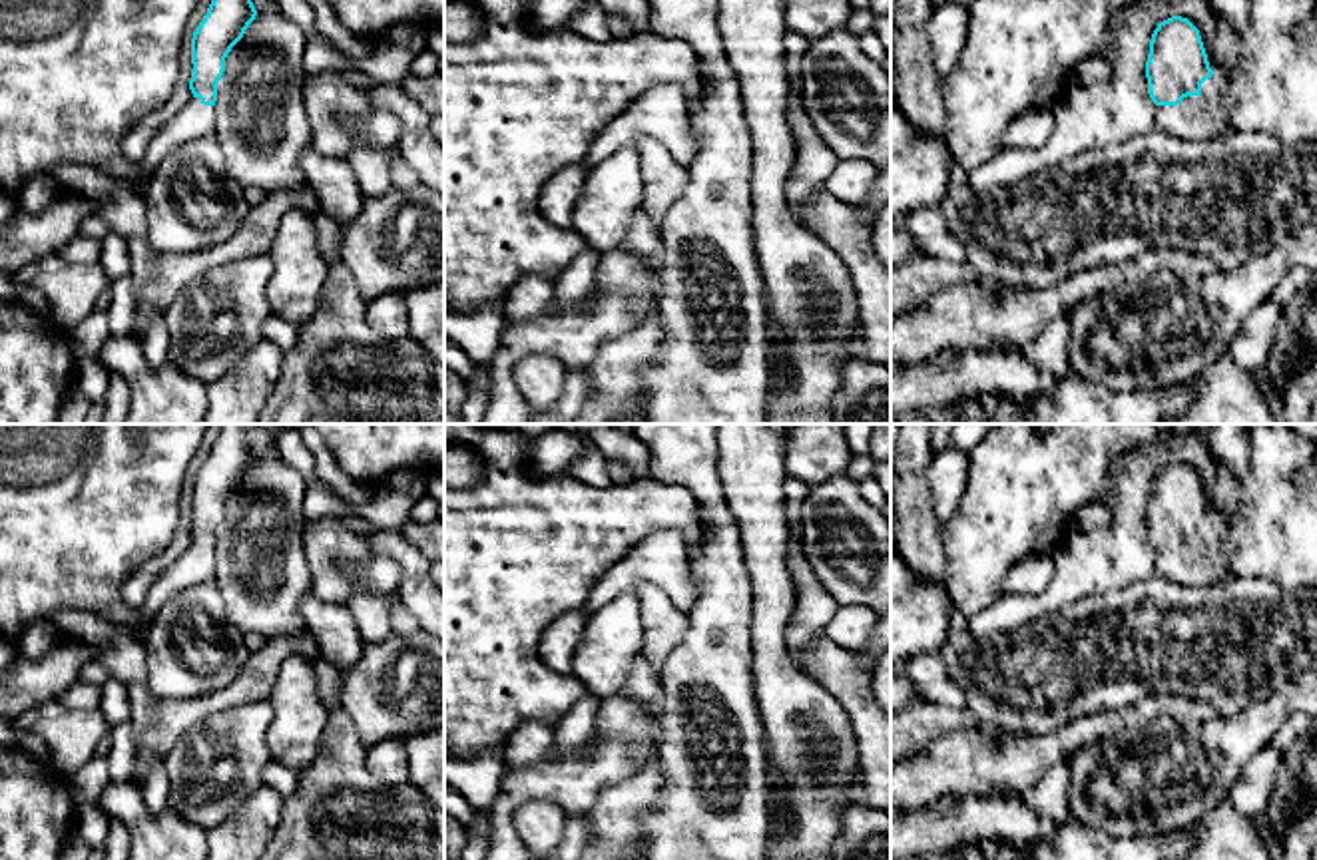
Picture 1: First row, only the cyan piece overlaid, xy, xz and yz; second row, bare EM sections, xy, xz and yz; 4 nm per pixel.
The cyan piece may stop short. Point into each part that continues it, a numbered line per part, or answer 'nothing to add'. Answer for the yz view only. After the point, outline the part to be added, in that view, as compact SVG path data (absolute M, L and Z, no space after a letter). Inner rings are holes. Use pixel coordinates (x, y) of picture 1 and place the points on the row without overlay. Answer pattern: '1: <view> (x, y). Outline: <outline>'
1: yz (1206, 562). Outline: M1205 526L1199 541L1187 541L1178 551L1156 551L1154 571L1191 587L1225 583L1229 579L1229 555L1219 530Z

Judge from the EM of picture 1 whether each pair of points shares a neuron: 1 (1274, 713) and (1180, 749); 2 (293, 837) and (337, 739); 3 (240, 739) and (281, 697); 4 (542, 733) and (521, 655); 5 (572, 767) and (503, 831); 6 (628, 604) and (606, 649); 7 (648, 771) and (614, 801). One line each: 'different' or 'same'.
1: same
2: same
3: different
4: different
5: same
6: same
7: same

